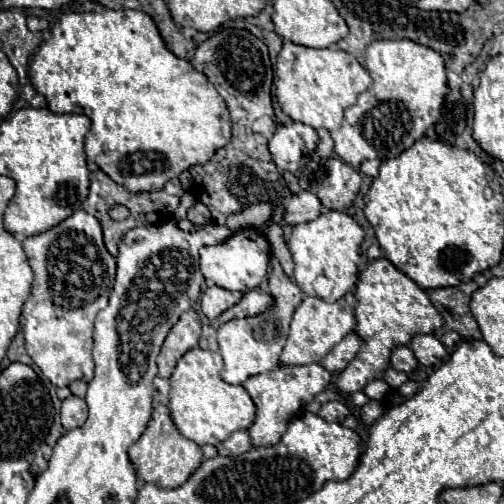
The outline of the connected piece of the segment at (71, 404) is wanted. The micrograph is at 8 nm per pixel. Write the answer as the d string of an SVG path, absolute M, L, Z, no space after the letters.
M70 396L62 402L62 426L64 430L72 430L72 428L80 428L80 424L84 424L84 420L88 418L88 404L84 398L78 396Z

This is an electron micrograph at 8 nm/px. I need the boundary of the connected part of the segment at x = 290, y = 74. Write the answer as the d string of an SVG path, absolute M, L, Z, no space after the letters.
M284 40L275 64L275 96L292 120L304 122L312 128L336 130L342 124L342 114L352 106L360 92L366 92L372 84L368 70L344 50L338 48L306 48Z

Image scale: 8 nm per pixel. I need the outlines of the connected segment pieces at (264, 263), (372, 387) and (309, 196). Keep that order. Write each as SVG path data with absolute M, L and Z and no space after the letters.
M242 228L230 234L228 240L220 244L200 248L200 268L204 278L232 292L248 292L260 286L260 282L268 274L268 262L270 262L270 242L266 240L266 234L258 228Z
M372 380L366 388L364 388L364 394L372 400L382 400L386 394L390 392L390 386L384 382L384 380Z
M298 192L288 200L288 208L284 212L284 220L288 224L302 224L318 218L322 212L322 202L312 192Z

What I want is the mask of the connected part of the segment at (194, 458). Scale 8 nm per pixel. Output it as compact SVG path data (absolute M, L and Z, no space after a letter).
M156 404L152 418L148 422L148 428L144 430L144 434L140 436L140 440L136 444L130 446L128 450L132 462L136 464L136 472L138 478L144 482L152 482L158 484L162 488L176 488L180 484L184 484L188 480L188 476L202 464L202 450L196 442L180 436L168 406L164 404Z

